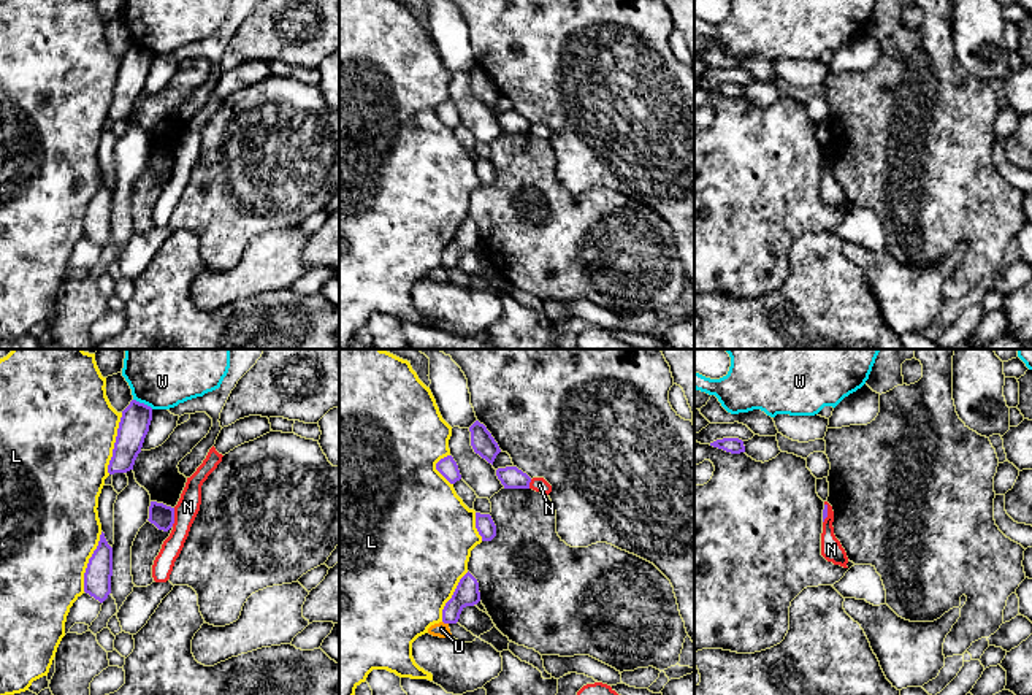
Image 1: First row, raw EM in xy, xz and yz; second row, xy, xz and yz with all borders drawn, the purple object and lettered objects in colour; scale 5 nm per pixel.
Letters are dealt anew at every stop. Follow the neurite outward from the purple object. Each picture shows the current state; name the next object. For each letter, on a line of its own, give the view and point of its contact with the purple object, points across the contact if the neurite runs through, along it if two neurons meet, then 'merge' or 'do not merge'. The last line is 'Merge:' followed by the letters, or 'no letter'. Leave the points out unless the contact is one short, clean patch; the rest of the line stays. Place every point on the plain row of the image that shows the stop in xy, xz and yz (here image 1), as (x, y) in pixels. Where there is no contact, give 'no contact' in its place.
L: meets purple in xy at (114, 88); do not merge
N: meets purple in xy at (173, 162); do not merge
U: meets purple in xz at (446, 267); border along xz (443, 265), (447, 268); do not merge
W: meets purple in xy at (143, 48); do not merge
Merge: no letter

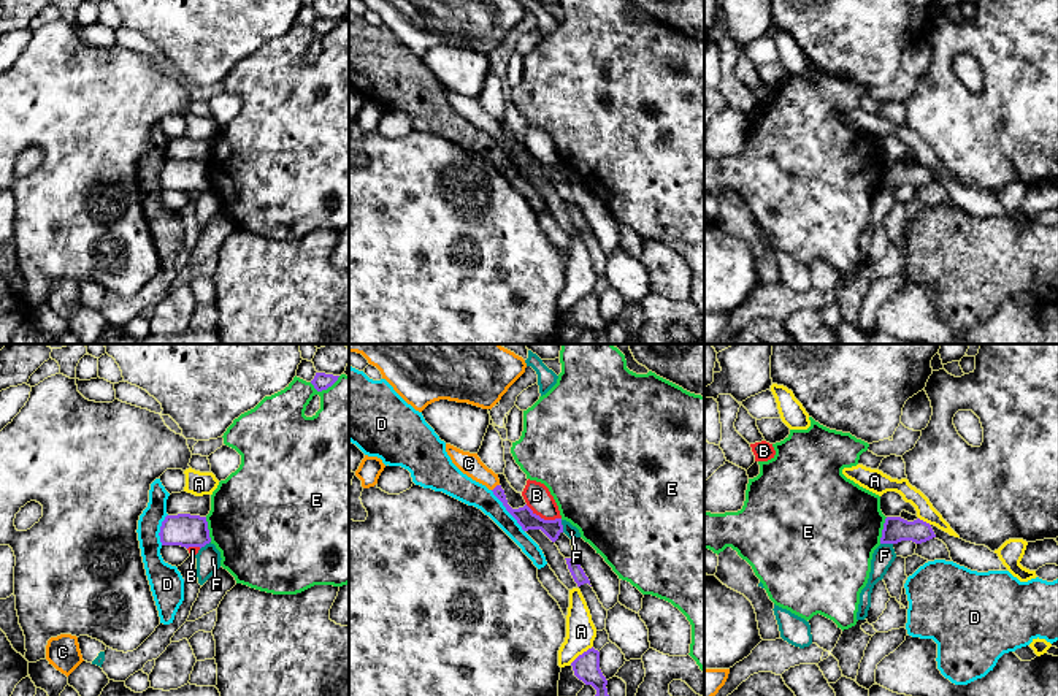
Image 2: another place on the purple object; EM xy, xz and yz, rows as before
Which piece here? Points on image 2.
A: meets purple in xz at (582, 298); do not merge
B: meets purple in xz at (543, 164); border along xz (525, 149), (544, 164), (560, 164); do not merge
C: meets purple in xz at (495, 132); runs through xz (524, 160), (514, 157), (495, 132), (468, 108); merge
D: meets purple in xz at (506, 154); border along xz (490, 135), (524, 176); do not merge
E: meets purple in yz at (882, 175); do not merge
F: meets purple in xz at (562, 172); border along xz (560, 165), (563, 176); do not merge
Merge: C

